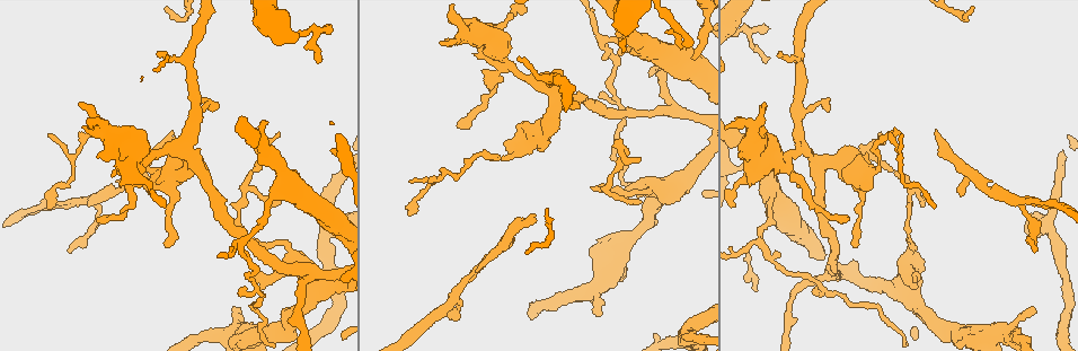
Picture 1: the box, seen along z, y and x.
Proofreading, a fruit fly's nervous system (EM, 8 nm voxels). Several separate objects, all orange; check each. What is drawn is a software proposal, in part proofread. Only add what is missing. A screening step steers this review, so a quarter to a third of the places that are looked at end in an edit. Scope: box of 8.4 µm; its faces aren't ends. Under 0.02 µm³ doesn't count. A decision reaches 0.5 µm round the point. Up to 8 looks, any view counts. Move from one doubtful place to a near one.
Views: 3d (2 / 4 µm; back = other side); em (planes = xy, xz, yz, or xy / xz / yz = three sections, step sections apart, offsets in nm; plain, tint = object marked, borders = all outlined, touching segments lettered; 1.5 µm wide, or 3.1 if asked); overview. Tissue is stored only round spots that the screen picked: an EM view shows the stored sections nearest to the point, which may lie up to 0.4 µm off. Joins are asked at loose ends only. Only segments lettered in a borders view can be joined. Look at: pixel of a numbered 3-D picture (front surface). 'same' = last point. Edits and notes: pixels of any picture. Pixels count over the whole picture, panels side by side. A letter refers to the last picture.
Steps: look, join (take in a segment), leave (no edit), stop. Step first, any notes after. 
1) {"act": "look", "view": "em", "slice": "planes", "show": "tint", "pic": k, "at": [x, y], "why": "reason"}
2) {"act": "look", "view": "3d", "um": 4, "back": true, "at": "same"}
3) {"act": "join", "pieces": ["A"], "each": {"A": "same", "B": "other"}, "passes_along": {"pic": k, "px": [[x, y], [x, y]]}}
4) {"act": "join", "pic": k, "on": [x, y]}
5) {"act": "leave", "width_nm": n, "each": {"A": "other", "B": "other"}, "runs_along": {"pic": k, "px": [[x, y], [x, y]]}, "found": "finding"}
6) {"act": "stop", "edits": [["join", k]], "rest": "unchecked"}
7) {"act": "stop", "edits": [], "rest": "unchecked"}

{"act": "look", "view": "em", "slice": "planes", "show": "tint", "pic": 1, "at": [460, 129], "why": "long arm stops here"}

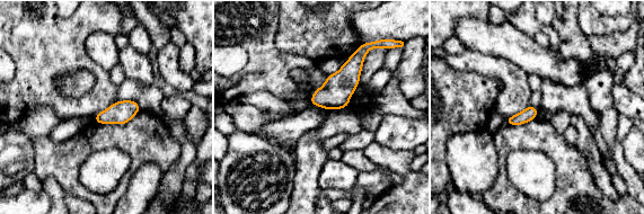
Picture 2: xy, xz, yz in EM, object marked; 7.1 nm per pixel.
{"act": "look", "view": "em", "slice": "planes", "show": "borders", "at": "same"}

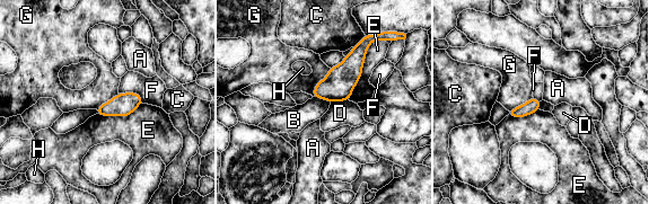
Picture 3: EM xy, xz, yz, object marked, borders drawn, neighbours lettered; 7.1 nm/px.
{"act": "leave", "each": {"A": "other", "B": "other", "C": "other", "D": "other", "E": "other", "F": "other", "G": "other", "H": "other"}, "border": {"pic": 3, "px": [[119, 92], [137, 92], [143, 103]]}, "found": "no lettered segment goes on from it"}

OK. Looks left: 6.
{"act": "look", "view": "3d", "um": 2, "back": true, "pic": 1, "at": [513, 241]}

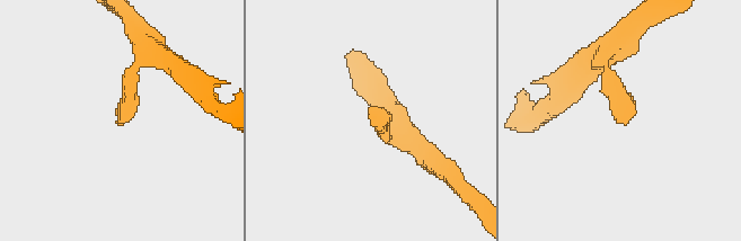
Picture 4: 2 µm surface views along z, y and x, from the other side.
{"act": "look", "view": "em", "slice": "planes", "show": "borders", "pic": 4, "at": [376, 116]}

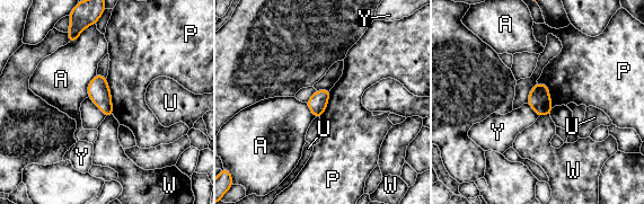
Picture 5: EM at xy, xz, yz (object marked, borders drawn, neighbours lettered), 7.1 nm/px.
{"act": "leave", "width_nm": 140, "each": {"A": "other", "P": "other", "U": "other", "W": "other", "Y": "other"}, "border": {"pic": 5, "px": [[106, 78], [114, 115]]}, "found": "none of them fits"}

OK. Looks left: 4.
{"act": "look", "view": "3d", "um": 2, "back": true, "pic": 1, "at": [70, 251], "why": "branch stops here"}

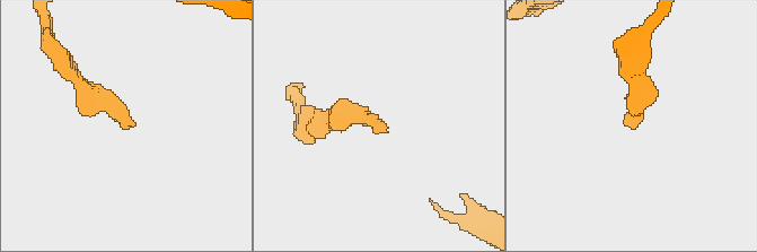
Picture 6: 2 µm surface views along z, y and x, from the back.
{"act": "look", "view": "em", "slice": "planes", "show": "borders", "pic": 6, "at": [630, 127]}

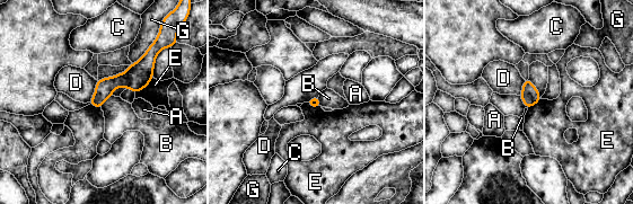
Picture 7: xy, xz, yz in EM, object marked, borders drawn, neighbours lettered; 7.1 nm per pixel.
{"act": "leave", "each": {"A": "other", "B": "other", "C": "other", "D": "other", "E": "other", "G": "other"}, "runs_along": {"pic": 7, "px": [[150, 61], [93, 103]]}, "found": "no lettered segment goes on from it"}

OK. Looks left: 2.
{"act": "stop", "edits": [], "rest": "unchecked"}

